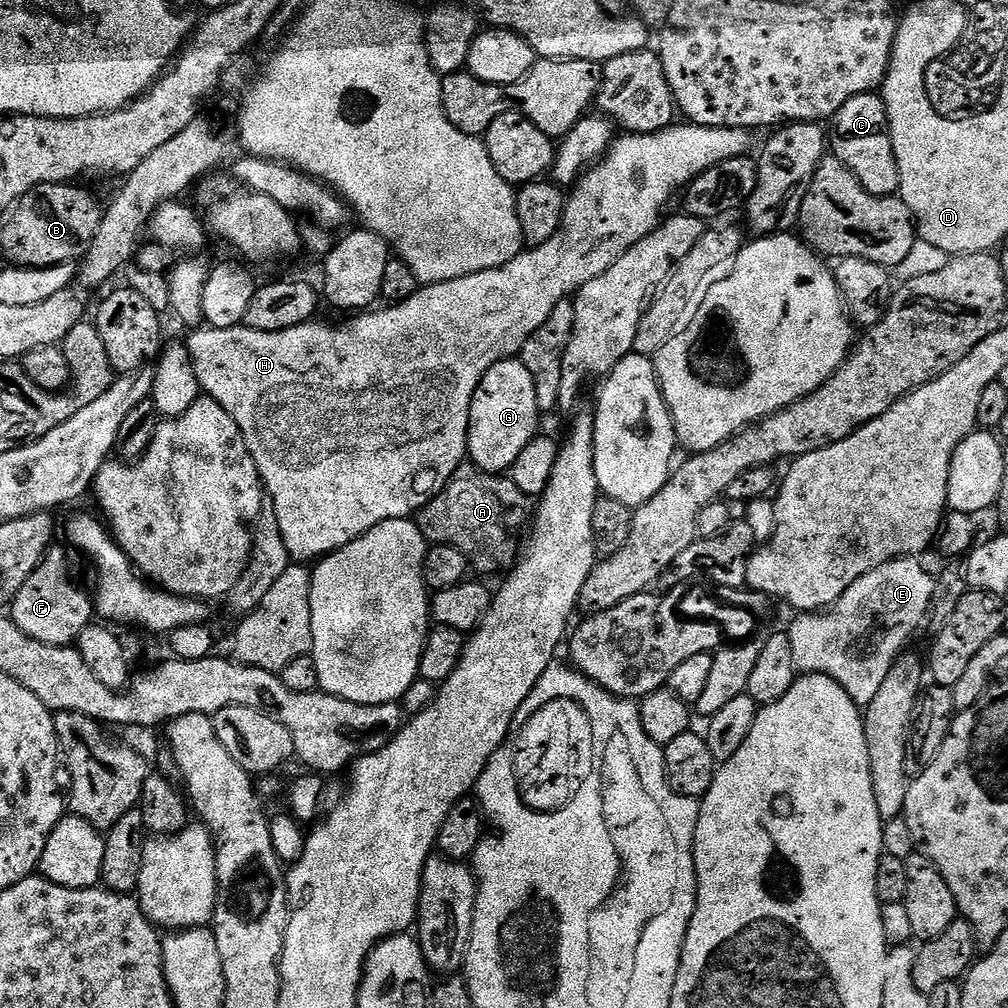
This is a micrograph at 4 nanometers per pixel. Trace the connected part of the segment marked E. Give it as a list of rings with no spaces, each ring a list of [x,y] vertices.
[[[901,558],[899,560],[886,560],[879,564],[874,570],[870,570],[866,574],[862,574],[862,578],[858,578],[858,582],[854,582],[854,586],[850,586],[846,590],[846,594],[842,594],[842,598],[838,598],[838,602],[831,608],[817,612],[815,614],[800,614],[795,617],[796,621],[786,628],[788,637],[790,638],[790,646],[794,649],[794,662],[797,669],[804,674],[815,674],[818,676],[829,676],[834,682],[838,682],[838,686],[842,686],[842,690],[846,690],[846,694],[850,694],[850,698],[858,705],[866,706],[870,702],[874,702],[874,694],[878,694],[878,690],[882,686],[882,682],[886,682],[886,674],[890,674],[890,670],[894,666],[894,662],[900,656],[903,656],[908,644],[912,640],[912,635],[920,628],[920,623],[925,623],[926,617],[929,615],[932,599],[934,598],[934,586],[936,581],[933,573],[928,573],[916,558]]]

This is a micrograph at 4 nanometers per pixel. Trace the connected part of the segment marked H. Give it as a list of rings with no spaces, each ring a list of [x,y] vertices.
[[[676,122],[672,127],[660,132],[645,132],[643,134],[620,134],[613,139],[604,159],[592,165],[579,180],[576,181],[567,197],[564,206],[564,217],[560,228],[552,238],[541,244],[529,247],[520,252],[513,260],[497,268],[482,270],[478,274],[466,274],[462,278],[454,278],[437,284],[426,284],[420,287],[413,296],[406,298],[401,304],[388,304],[384,308],[364,310],[348,318],[345,324],[320,324],[309,322],[302,326],[294,326],[290,330],[263,332],[247,326],[232,329],[216,329],[205,327],[205,332],[196,332],[186,340],[188,350],[192,355],[194,370],[198,374],[201,389],[207,395],[213,396],[221,406],[238,422],[238,430],[242,430],[242,438],[246,438],[246,446],[256,463],[267,499],[274,506],[274,514],[278,514],[278,526],[282,526],[282,538],[286,542],[289,557],[296,562],[319,561],[337,552],[342,546],[354,542],[362,534],[374,530],[387,520],[406,520],[415,517],[420,509],[425,508],[437,494],[448,485],[448,480],[465,463],[468,456],[468,423],[470,422],[470,402],[474,398],[474,390],[482,382],[486,370],[503,360],[519,357],[524,349],[524,343],[550,318],[554,306],[558,302],[575,297],[586,282],[598,278],[630,246],[634,246],[646,234],[650,234],[661,223],[665,215],[664,207],[672,200],[672,195],[687,188],[699,172],[720,164],[732,156],[743,156],[749,151],[753,133],[747,128],[707,128],[691,122]]]

